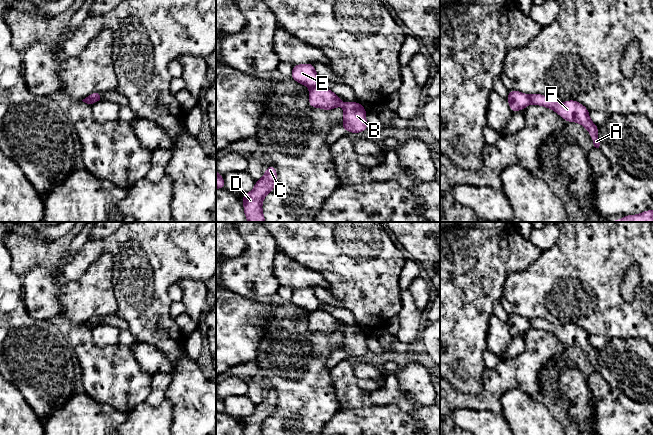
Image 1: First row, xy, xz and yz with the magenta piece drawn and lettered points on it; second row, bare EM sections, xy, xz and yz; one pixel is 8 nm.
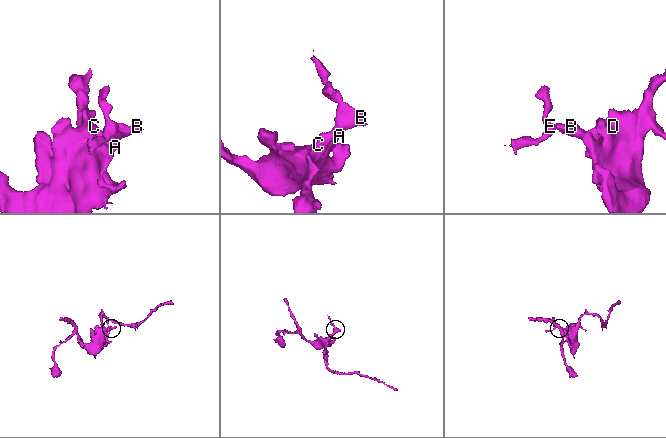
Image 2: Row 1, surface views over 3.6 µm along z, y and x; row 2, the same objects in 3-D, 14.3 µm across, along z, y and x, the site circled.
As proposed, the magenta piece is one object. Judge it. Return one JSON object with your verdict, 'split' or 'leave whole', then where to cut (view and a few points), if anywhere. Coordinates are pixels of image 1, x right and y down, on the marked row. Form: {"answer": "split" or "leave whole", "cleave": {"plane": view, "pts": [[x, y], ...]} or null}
{"answer": "split", "cleave": {"plane": "xz", "pts": [[318, 84], [310, 88]]}}

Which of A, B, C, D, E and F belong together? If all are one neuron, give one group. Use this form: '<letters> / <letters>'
A B C D F / E

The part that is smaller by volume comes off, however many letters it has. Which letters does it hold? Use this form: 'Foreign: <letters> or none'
Foreign: E

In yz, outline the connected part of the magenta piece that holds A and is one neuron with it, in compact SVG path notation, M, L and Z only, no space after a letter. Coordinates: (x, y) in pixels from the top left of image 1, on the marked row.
M542 94L528 95L530 103L550 108L559 114L567 122L578 122L585 127L591 136L594 147L599 148L598 125L589 118L589 110L576 100L568 100L564 103L551 100Z

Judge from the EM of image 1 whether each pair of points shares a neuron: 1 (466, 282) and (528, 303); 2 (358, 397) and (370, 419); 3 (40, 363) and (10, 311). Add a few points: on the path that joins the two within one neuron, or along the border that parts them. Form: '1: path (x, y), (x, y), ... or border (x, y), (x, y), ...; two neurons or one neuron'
1: border (517, 273), (512, 273), (506, 279), (503, 293); two neurons
2: border (386, 404), (340, 409); two neurons
3: path (27, 350), (10, 333), (10, 324); one neuron

